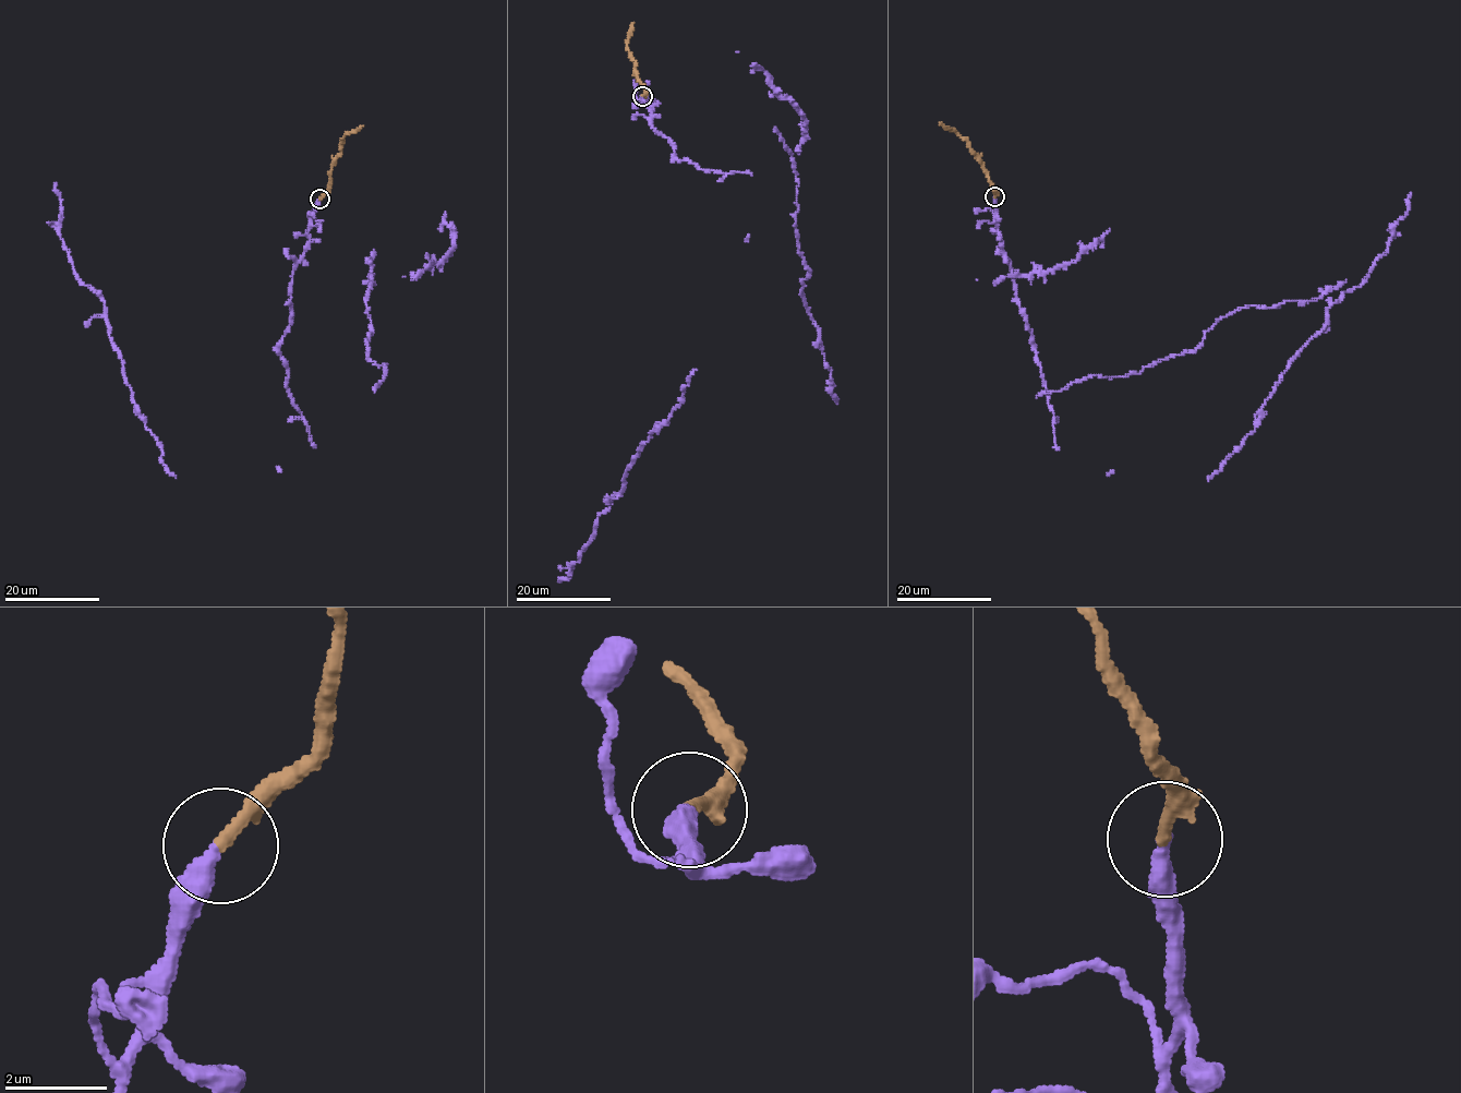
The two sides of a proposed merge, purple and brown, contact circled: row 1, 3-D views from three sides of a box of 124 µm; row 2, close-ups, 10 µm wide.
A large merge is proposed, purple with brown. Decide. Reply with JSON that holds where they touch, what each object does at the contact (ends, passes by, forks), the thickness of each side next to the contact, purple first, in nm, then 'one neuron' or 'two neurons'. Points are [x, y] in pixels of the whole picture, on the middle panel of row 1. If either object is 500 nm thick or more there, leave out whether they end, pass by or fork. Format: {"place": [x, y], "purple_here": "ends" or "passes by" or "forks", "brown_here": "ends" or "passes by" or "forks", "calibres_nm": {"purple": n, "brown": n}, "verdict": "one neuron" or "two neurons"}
{"place": [642, 96], "purple_here": "ends", "brown_here": "ends", "calibres_nm": {"purple": 320, "brown": 260}, "verdict": "one neuron"}

